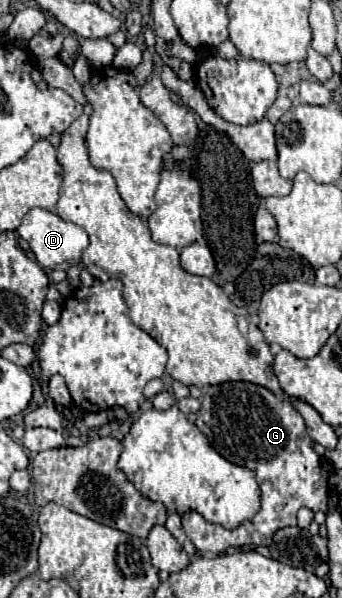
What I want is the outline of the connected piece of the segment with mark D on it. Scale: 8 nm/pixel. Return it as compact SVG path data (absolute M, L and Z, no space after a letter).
M30 209L18 227L18 235L28 241L36 261L44 269L60 269L68 271L72 265L78 265L82 251L88 247L88 235L82 227L60 219L56 213L46 209Z

